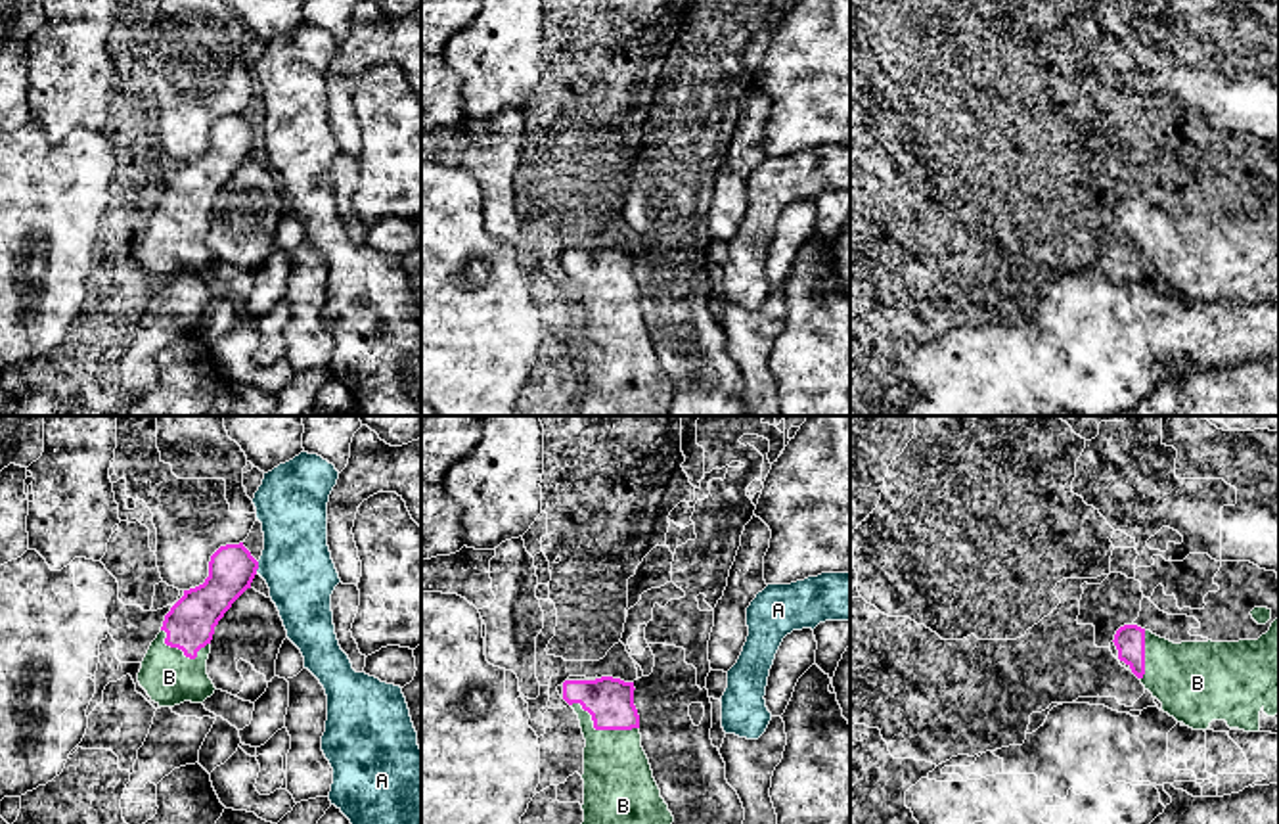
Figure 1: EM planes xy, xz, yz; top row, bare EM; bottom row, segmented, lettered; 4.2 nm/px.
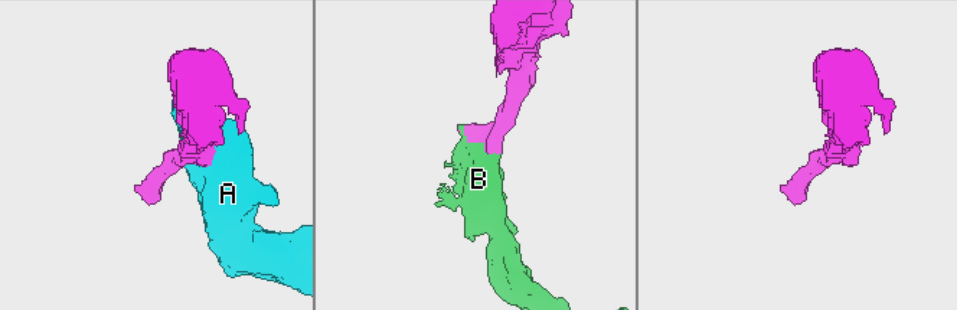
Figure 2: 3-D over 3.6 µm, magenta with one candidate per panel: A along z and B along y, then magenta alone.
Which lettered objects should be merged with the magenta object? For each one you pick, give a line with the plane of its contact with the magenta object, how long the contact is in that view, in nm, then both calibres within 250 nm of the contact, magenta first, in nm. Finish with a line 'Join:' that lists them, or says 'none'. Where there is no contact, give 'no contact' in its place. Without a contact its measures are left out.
B: contact in xz; length 300 nm; calibres 200 and 300 nm
Join: B

